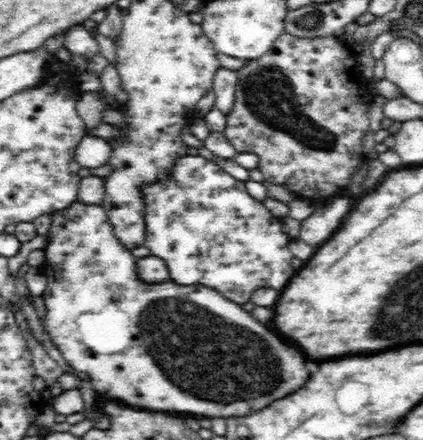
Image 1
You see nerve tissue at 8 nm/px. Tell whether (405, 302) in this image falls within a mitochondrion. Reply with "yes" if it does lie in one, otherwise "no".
yes

